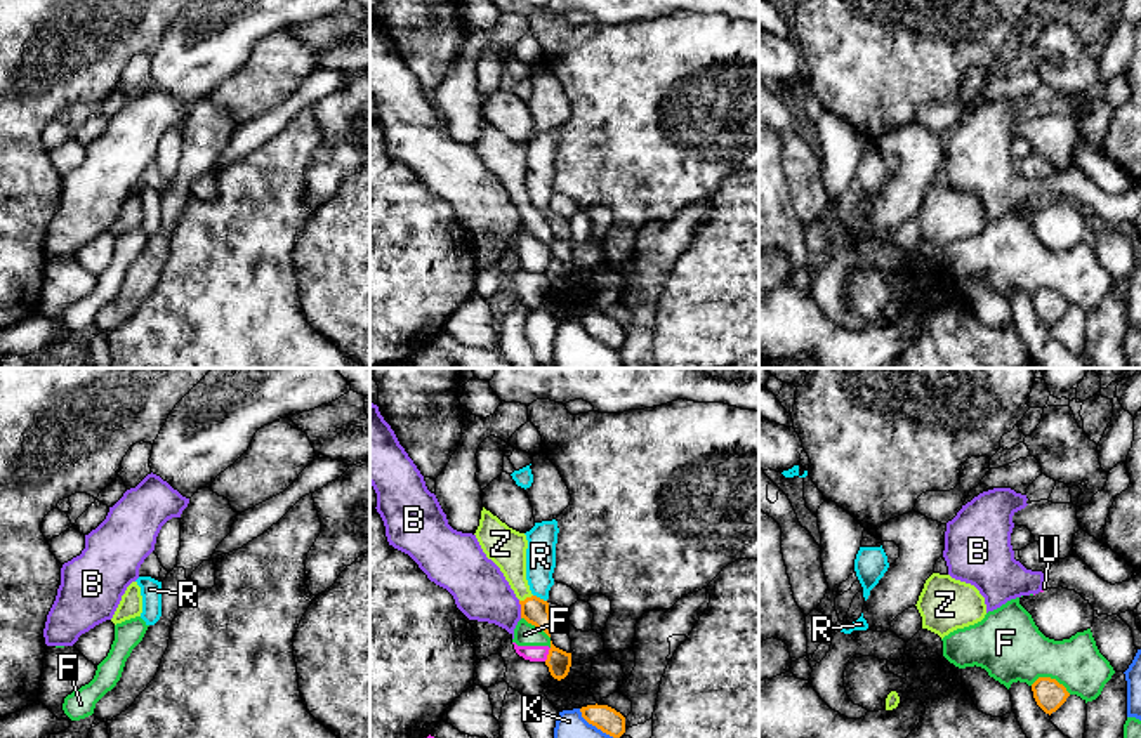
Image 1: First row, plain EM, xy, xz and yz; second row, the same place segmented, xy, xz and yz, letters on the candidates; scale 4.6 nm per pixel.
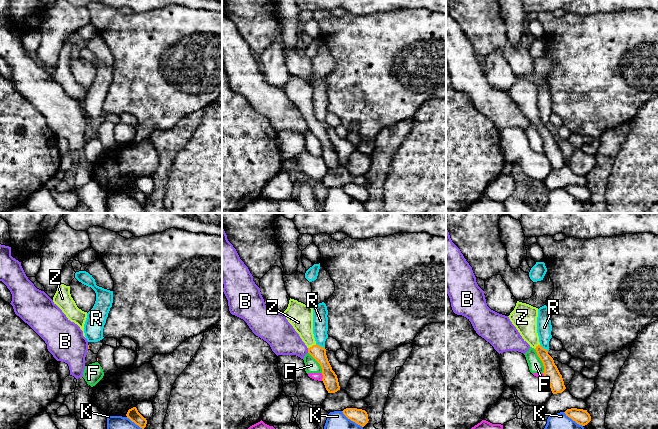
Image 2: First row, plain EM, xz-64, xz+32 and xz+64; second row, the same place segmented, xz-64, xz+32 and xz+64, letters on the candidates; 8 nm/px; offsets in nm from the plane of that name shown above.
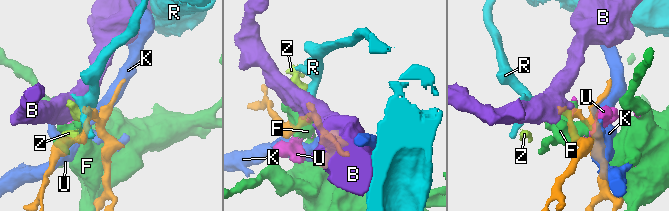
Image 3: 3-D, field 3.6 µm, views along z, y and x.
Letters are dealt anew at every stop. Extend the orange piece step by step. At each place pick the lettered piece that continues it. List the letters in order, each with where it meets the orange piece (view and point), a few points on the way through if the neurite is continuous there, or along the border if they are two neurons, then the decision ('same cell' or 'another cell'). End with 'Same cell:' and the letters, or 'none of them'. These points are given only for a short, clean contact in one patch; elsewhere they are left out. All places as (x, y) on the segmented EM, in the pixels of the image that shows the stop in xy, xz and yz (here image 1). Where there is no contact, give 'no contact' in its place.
B: meets orange in xz at (521, 610); border along xz (518, 601), (521, 617); another cell
F: meets orange in yz at (1049, 678); another cell
K: meets orange in xz at (594, 724); another cell
R: meets orange in xz at (539, 598); border along xz (534, 594), (546, 601); another cell
U: meets orange in xz at (547, 655); another cell
Z: meets orange in xz at (527, 598); runs through xz (534, 610), (527, 598), (516, 579), (507, 547); same cell
Same cell: Z

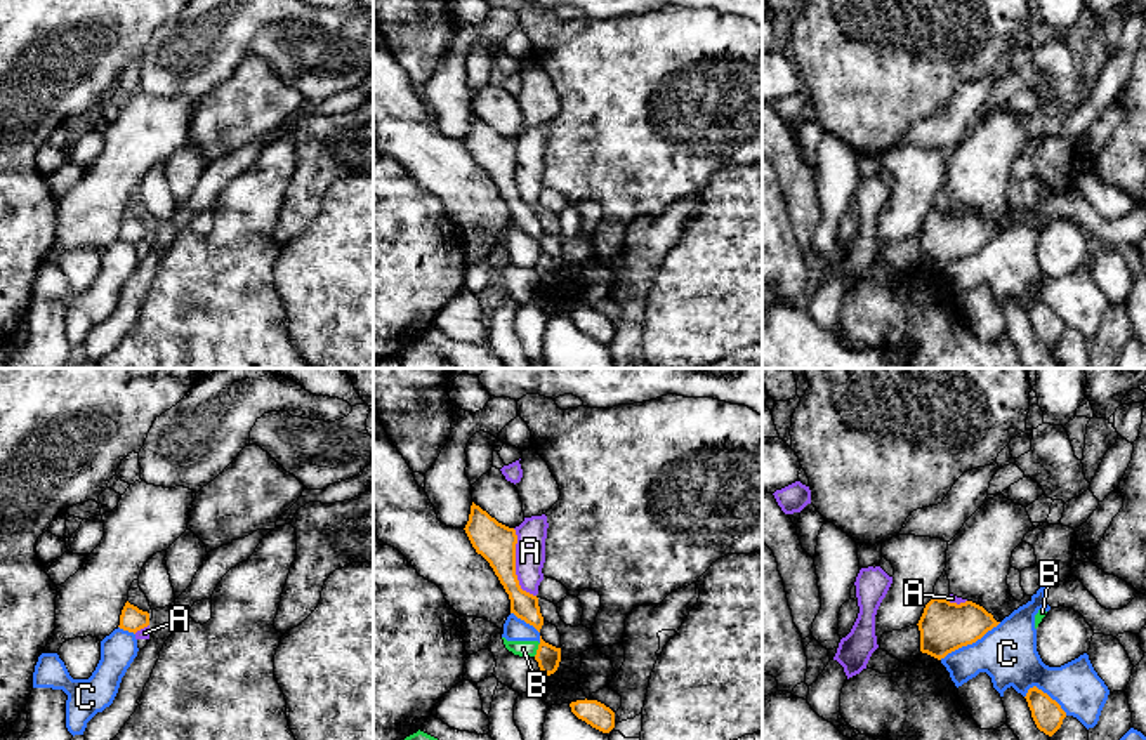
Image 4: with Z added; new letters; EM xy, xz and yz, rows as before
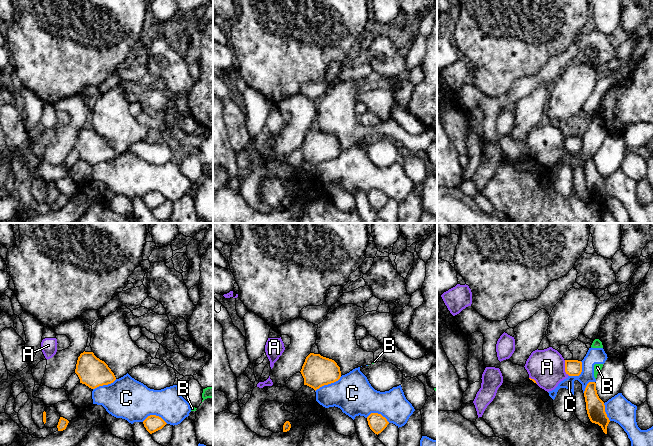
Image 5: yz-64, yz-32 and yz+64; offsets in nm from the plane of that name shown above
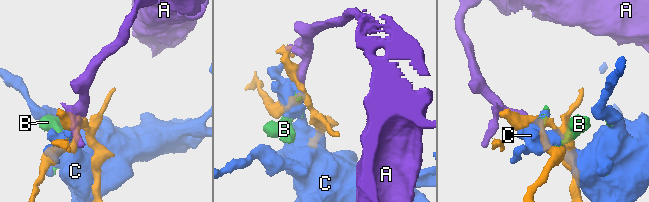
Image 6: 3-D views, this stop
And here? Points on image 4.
A: meets orange in xz at (514, 565); another cell
B: meets orange in xz at (537, 650); another cell
C: meets orange in yz at (969, 643); another cell
Same cell: none of them

